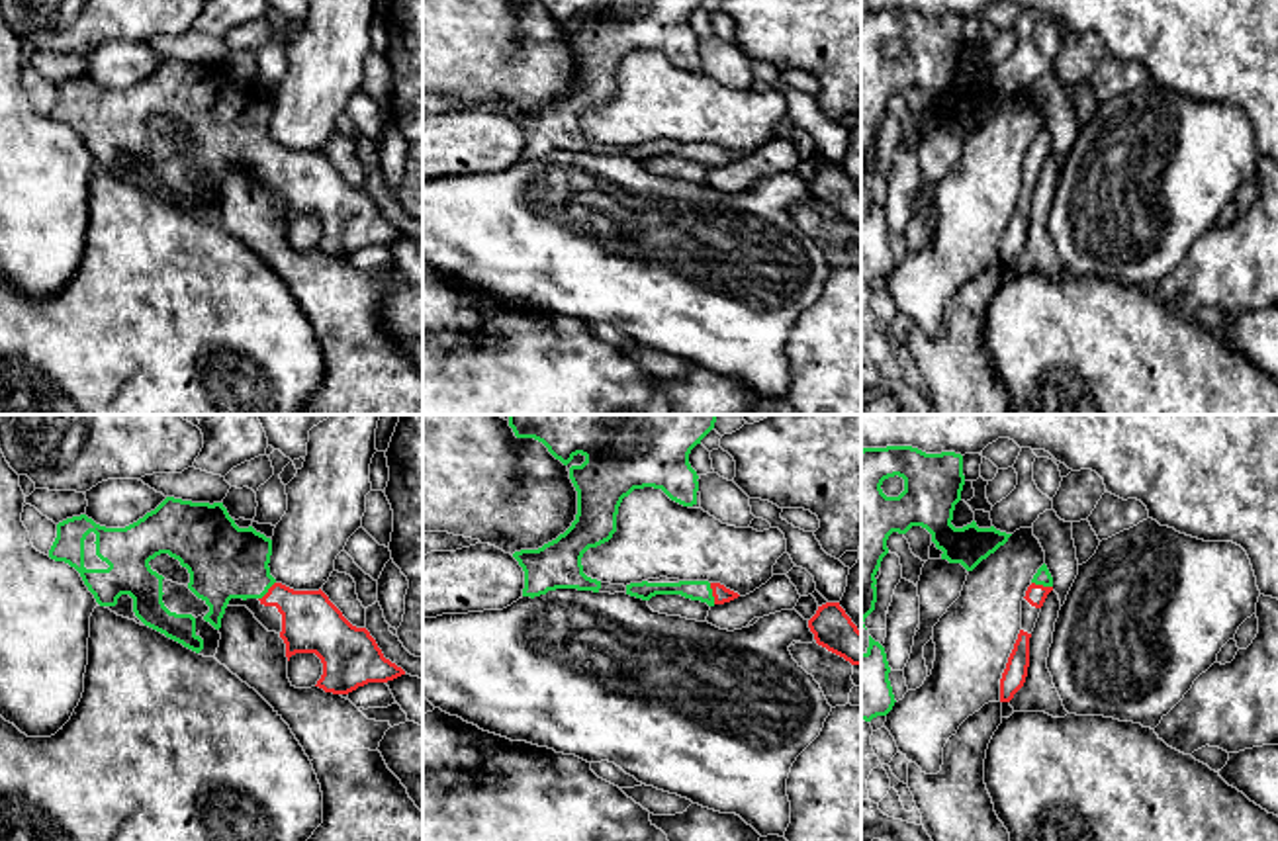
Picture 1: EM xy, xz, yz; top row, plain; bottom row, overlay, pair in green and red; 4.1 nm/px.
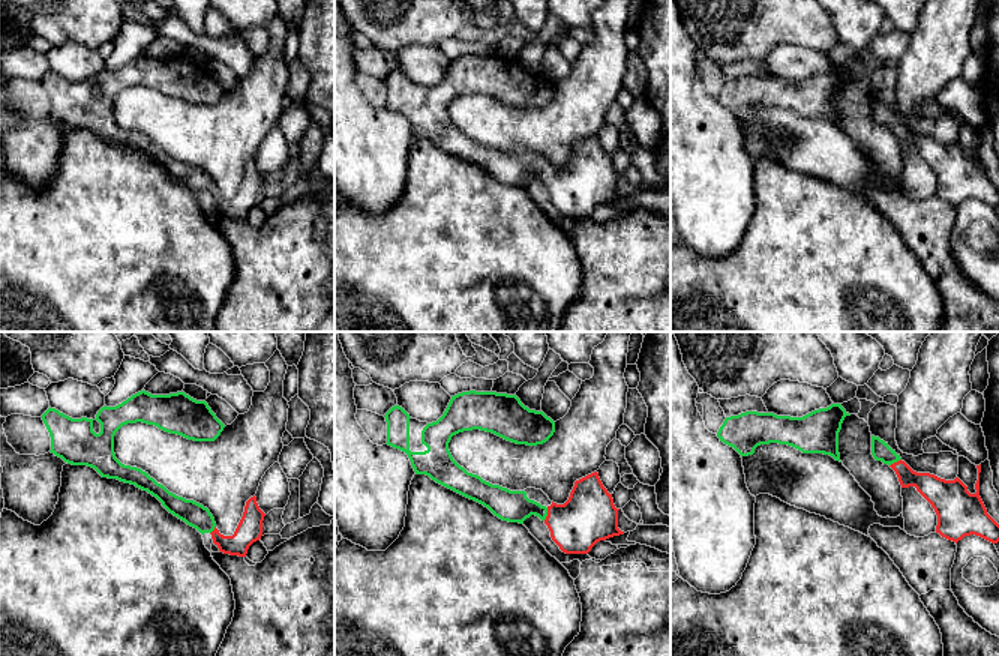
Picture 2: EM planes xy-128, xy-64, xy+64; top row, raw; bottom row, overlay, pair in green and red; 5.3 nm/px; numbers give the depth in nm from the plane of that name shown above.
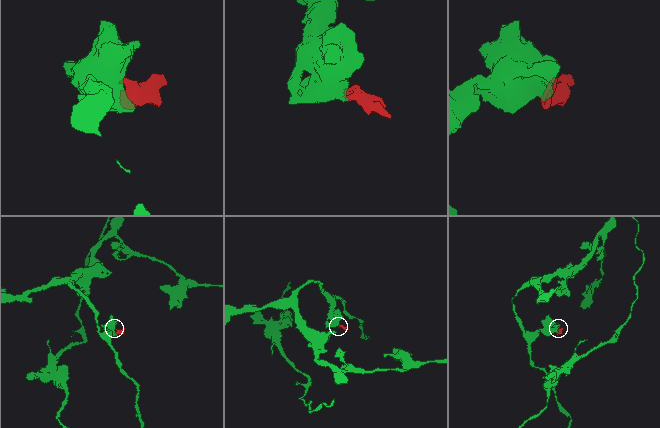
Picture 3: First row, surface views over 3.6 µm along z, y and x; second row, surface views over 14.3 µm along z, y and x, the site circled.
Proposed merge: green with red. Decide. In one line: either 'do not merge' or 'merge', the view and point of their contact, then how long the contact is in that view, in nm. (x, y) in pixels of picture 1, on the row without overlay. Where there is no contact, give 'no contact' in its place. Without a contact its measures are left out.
merge | xz (711, 155) | 90 nm

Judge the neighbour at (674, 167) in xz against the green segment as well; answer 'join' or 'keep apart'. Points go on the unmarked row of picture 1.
keep apart

